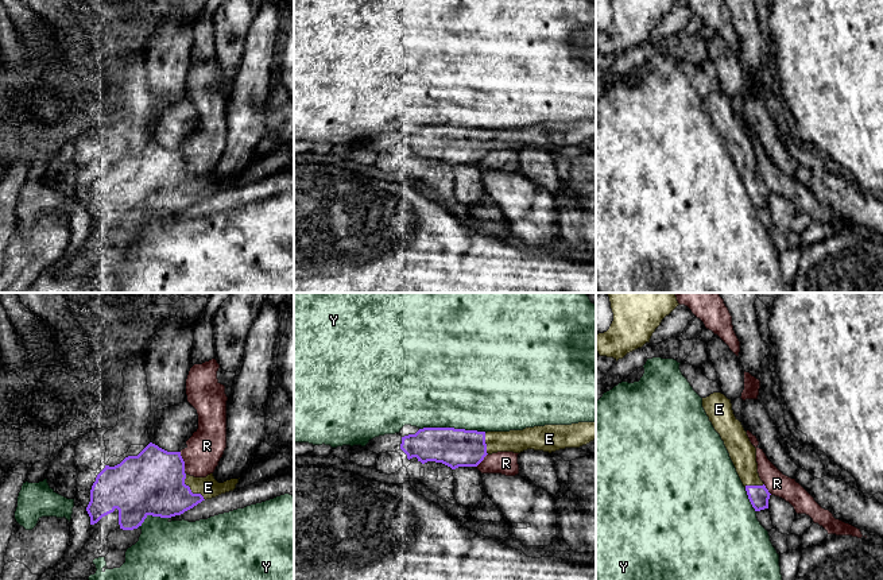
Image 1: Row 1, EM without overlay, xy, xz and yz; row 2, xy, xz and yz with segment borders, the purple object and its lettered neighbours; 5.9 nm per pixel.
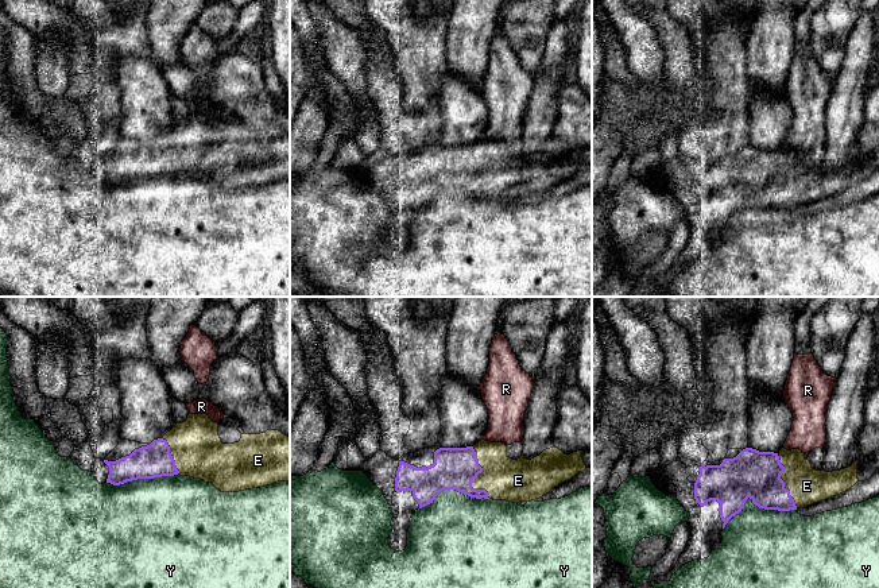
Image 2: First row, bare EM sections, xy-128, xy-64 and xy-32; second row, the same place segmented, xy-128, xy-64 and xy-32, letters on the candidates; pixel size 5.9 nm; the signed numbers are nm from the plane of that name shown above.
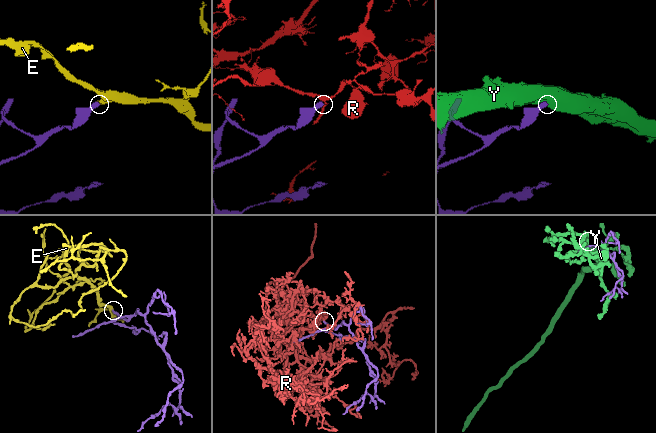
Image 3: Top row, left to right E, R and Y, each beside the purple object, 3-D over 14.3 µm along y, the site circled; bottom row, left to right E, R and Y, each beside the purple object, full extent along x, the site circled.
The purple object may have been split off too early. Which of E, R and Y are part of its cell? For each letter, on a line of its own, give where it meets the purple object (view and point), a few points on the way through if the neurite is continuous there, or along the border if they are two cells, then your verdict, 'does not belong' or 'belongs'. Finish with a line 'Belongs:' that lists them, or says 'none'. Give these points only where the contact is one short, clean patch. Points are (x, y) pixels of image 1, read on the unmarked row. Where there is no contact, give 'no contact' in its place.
E: meets purple in xy at (189, 186); belongs
R: meets purple in xy at (184, 159); does not belong
Y: meets purple in xz at (453, 126); does not belong
Belongs: E

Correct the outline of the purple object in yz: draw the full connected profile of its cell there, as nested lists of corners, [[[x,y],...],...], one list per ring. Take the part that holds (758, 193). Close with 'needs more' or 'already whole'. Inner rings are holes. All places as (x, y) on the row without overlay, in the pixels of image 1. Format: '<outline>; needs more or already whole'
[[[721,90],[702,96],[702,105],[720,132],[748,197],[760,209],[768,206],[770,190],[758,171],[756,146],[751,142],[741,120],[735,115],[731,97]]]; needs more

